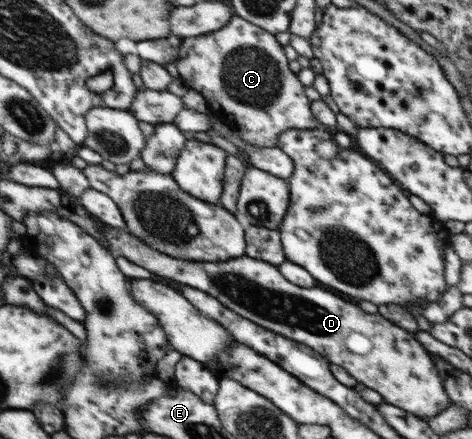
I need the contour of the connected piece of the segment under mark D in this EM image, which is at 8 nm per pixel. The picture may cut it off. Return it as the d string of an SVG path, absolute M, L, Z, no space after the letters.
M99 223L98 226L102 237L104 237L102 245L108 250L112 249L113 254L126 257L135 265L155 273L155 276L161 275L165 279L181 281L183 285L207 291L209 295L217 297L225 307L237 315L241 315L241 317L245 317L245 319L249 319L249 321L253 321L253 323L257 323L269 331L275 331L283 337L305 343L307 347L311 347L317 353L321 353L323 357L327 357L331 363L345 367L347 373L351 373L365 387L377 389L387 403L401 407L401 409L405 409L417 417L427 417L427 415L435 417L451 405L446 394L446 387L443 387L443 378L439 377L438 369L431 354L419 343L414 334L401 329L392 321L383 318L379 313L373 315L365 313L357 305L347 303L343 299L337 299L337 295L323 291L319 287L309 287L309 289L299 287L285 279L278 267L263 260L239 257L239 259L231 259L231 261L223 261L223 263L195 263L191 259L187 261L173 259L169 255L163 255L155 248L149 247L127 229L116 228L103 223Z

